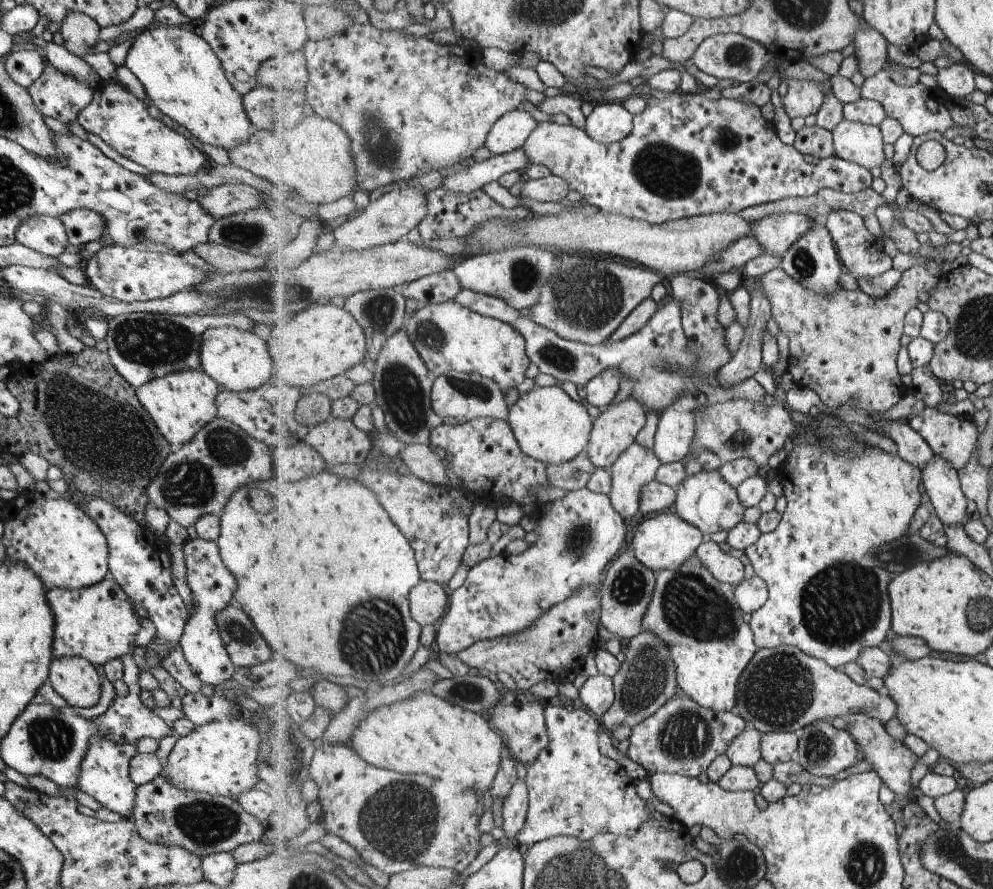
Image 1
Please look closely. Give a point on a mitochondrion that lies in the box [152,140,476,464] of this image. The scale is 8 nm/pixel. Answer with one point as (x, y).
(401, 392)

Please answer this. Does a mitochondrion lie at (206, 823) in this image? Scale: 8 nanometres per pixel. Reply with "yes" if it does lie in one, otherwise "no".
yes

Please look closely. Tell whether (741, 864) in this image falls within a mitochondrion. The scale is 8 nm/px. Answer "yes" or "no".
yes

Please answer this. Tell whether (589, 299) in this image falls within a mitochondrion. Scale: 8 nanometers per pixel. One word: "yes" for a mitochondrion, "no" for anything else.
yes

